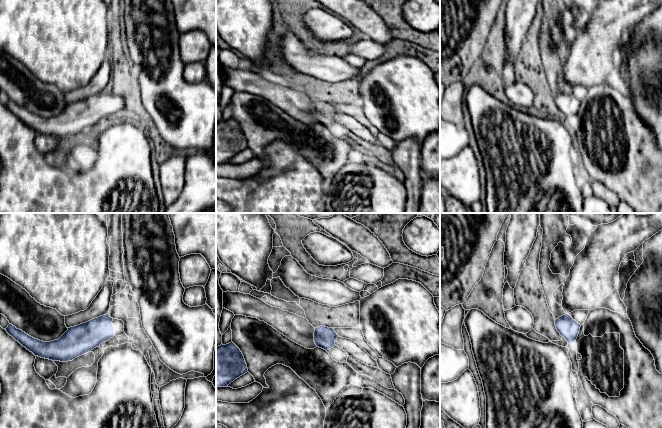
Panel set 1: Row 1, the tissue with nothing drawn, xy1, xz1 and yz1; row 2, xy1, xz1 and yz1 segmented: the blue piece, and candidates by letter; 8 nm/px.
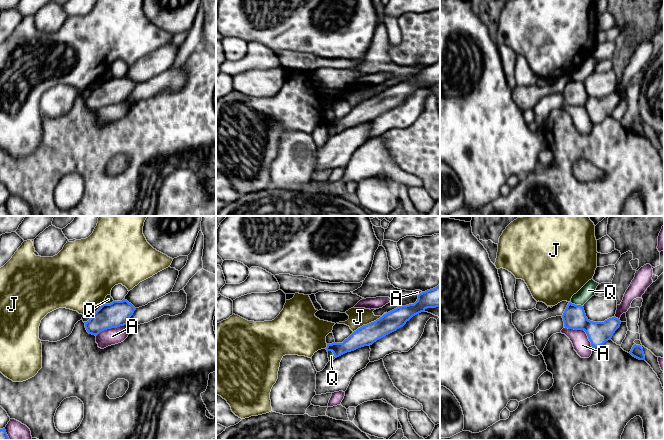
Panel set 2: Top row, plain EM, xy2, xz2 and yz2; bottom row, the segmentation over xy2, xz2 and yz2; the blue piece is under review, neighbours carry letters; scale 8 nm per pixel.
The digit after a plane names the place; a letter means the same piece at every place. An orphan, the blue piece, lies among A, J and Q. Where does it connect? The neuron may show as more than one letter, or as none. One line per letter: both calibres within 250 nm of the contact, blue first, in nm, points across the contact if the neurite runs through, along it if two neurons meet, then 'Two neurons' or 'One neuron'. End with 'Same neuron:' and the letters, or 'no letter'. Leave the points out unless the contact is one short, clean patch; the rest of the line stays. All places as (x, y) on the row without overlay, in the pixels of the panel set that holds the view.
A: Thickness 190 nm (blue) against 140 nm. Two neurons
J: Thickness 160 nm (blue) against 150 nm. Two neurons
Q: Thickness 190 nm (blue) against 110 nm. Boundary: yz2 (570, 77), (582, 82). Two neurons
Same neuron: no letter

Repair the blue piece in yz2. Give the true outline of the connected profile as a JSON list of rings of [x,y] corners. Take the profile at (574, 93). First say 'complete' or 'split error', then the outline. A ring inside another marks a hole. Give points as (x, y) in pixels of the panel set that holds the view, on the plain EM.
complete | [[[568,79],[563,91],[564,103],[574,106],[584,106],[591,118],[592,124],[602,122],[610,116],[615,107],[620,103],[621,97],[616,93],[604,98],[590,97],[581,81]]]

